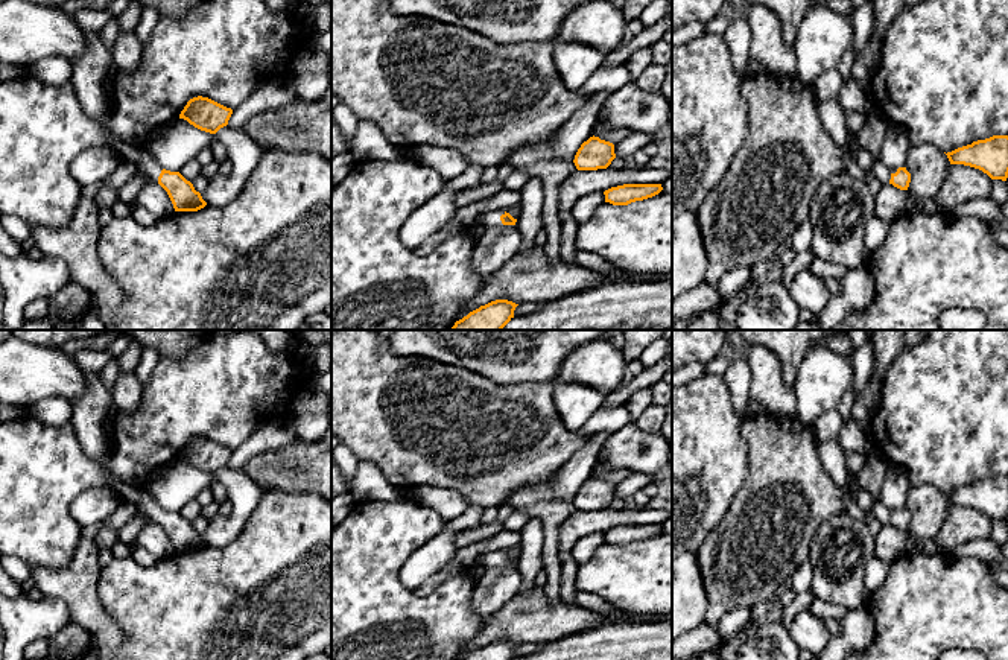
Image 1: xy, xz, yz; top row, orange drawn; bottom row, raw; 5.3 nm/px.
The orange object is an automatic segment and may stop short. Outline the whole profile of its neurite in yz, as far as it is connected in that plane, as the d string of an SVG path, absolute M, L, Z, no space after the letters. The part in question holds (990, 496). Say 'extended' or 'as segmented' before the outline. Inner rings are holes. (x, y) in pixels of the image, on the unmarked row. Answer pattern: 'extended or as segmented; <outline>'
as segmented; M993 476L946 494L950 505L982 511L991 520L1008 519L1008 476Z

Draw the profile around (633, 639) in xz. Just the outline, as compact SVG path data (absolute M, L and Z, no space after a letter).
M610 622L543 645L511 660L672 660L672 622Z

